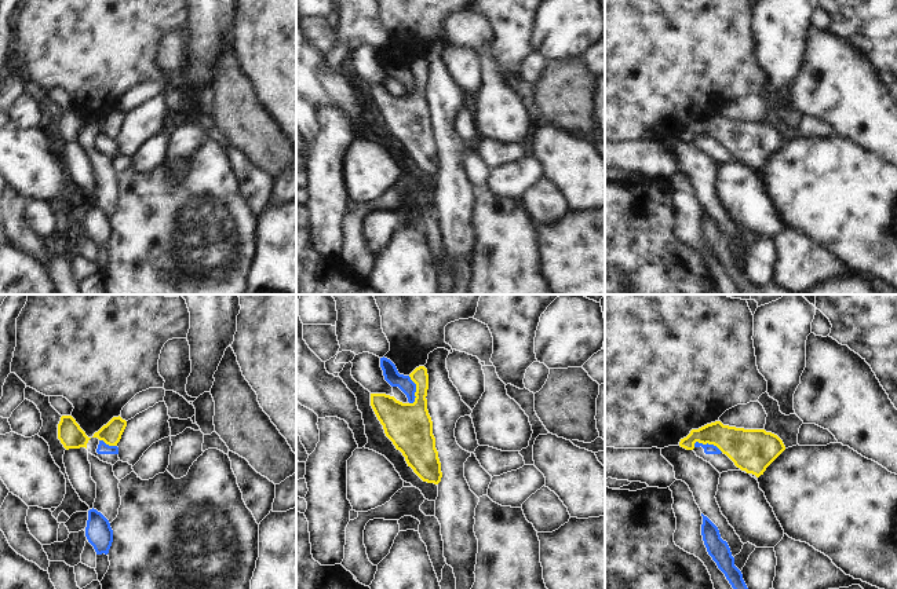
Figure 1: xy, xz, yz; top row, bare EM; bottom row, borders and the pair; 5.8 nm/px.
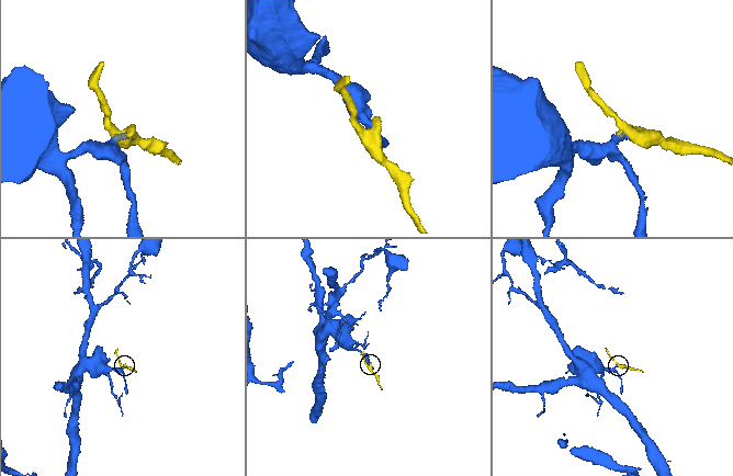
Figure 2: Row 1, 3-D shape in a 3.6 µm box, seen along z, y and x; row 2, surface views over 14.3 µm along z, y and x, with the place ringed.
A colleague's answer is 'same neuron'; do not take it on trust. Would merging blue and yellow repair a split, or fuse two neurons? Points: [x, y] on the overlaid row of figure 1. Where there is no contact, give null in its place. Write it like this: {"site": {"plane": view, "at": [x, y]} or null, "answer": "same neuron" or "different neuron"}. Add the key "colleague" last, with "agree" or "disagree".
{"site": {"plane": "yz", "at": [707, 443]}, "answer": "different neuron", "colleague": "disagree"}

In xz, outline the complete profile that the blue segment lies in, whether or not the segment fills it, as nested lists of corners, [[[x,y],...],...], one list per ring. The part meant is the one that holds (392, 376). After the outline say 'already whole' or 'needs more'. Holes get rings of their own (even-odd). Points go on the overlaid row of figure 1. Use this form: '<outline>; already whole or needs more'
[[[384,356],[380,358],[380,367],[384,380],[393,387],[394,398],[402,403],[413,403],[416,398],[416,384],[411,377],[400,374],[395,365]]]; needs more

